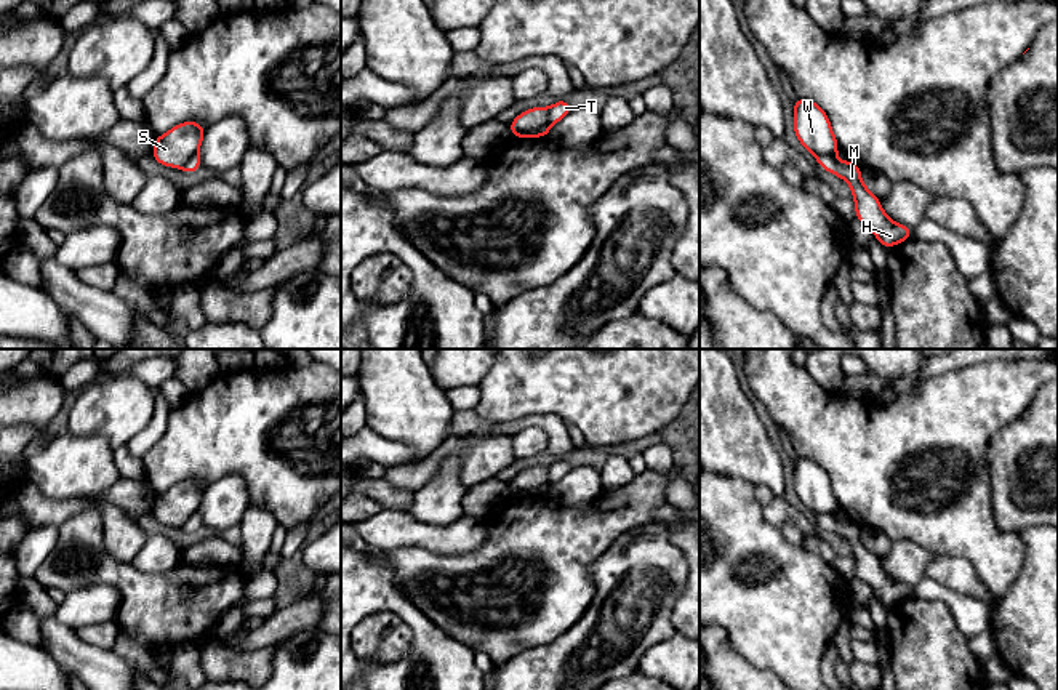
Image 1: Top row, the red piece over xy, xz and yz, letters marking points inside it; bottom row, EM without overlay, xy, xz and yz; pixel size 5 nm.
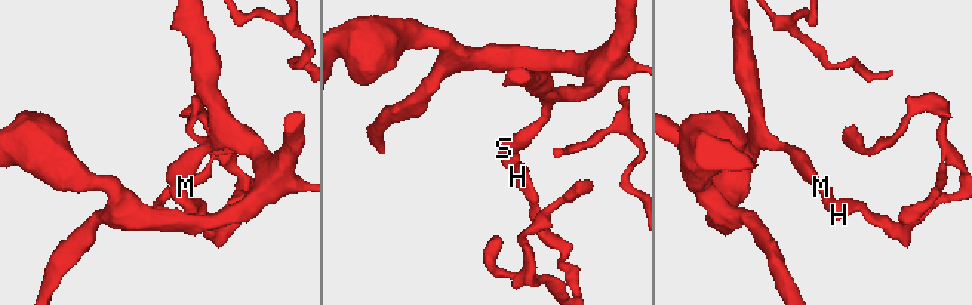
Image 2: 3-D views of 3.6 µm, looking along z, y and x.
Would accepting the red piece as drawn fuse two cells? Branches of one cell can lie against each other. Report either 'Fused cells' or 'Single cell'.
Fused cells

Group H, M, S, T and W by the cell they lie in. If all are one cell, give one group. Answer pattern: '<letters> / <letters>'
H M T / S W

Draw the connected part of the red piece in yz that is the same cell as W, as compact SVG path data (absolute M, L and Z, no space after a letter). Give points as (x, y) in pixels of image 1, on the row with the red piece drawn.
M810 99L794 101L794 131L799 142L815 155L834 157L840 149L826 112Z

